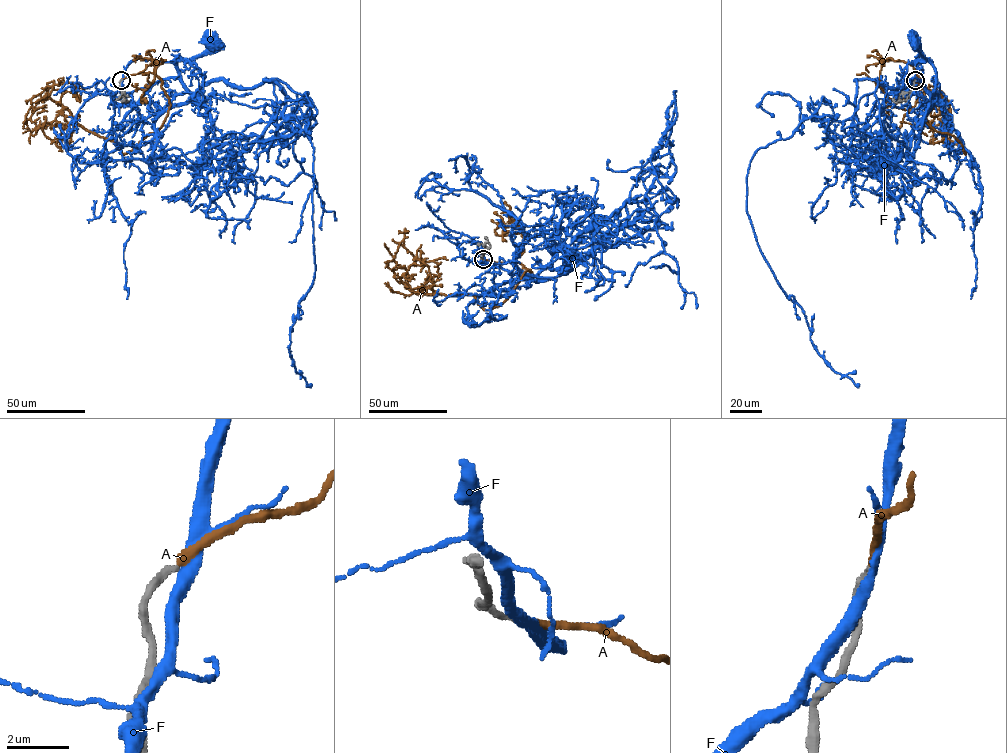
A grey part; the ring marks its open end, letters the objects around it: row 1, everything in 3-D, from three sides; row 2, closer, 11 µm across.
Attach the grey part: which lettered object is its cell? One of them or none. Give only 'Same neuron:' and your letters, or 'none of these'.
Same neuron: A

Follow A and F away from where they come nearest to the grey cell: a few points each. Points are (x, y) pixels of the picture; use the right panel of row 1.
A: (914, 80), (927, 123), (965, 153), (939, 94), (926, 88), (889, 115)
F: (914, 80), (921, 60), (931, 61), (924, 61), (920, 45), (915, 42)

